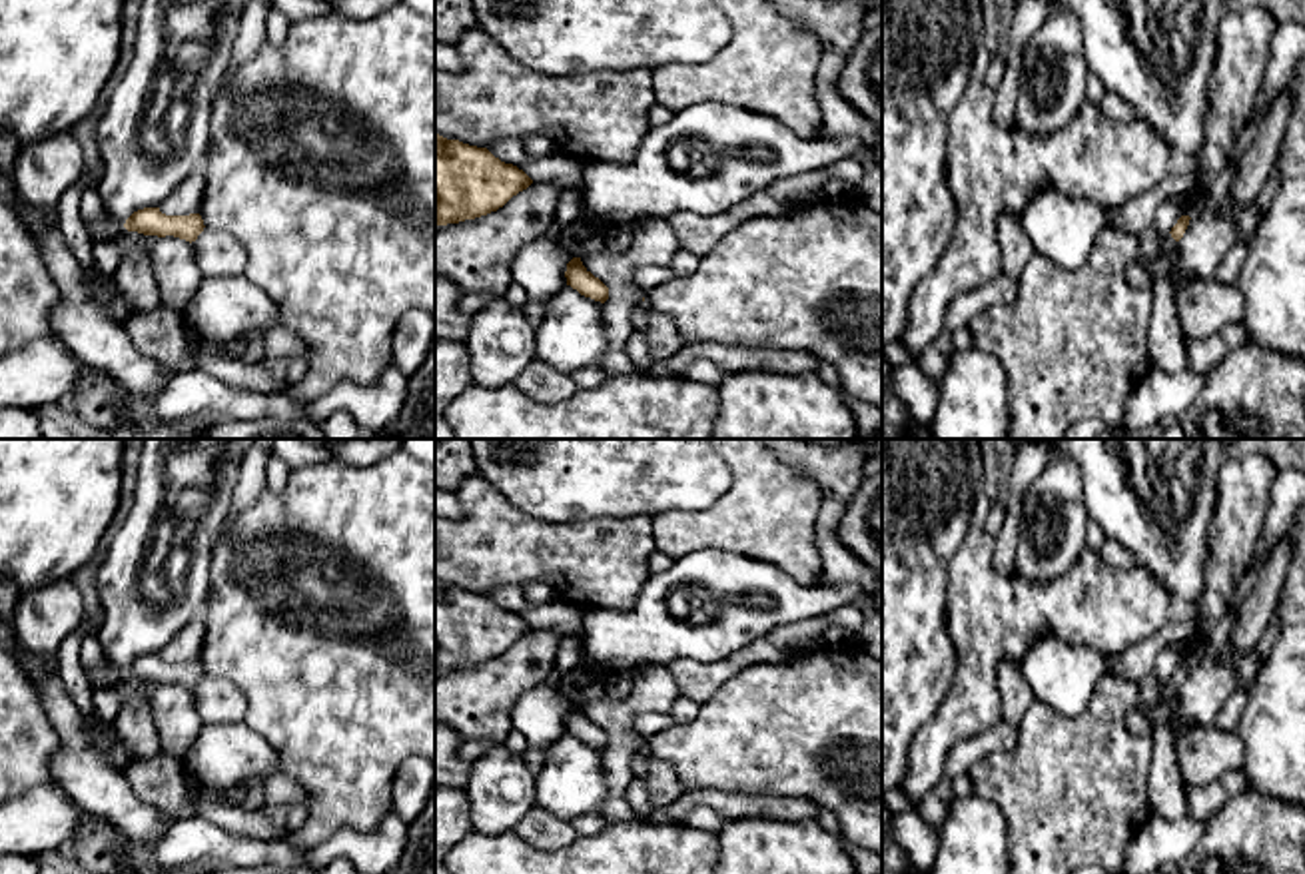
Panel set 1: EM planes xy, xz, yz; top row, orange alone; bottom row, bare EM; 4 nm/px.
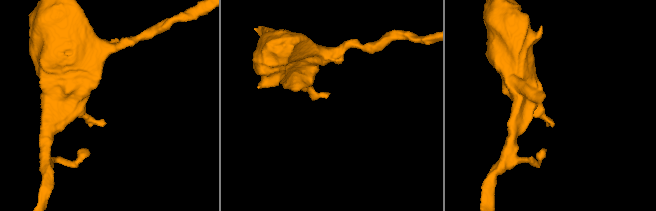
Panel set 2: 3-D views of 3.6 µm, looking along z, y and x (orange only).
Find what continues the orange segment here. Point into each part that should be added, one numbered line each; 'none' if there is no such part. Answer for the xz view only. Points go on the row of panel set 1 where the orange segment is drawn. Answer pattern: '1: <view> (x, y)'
none

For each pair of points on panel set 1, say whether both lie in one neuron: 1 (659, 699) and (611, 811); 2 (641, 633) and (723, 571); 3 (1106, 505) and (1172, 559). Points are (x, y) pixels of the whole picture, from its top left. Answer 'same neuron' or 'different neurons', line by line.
1: same neuron
2: same neuron
3: same neuron

